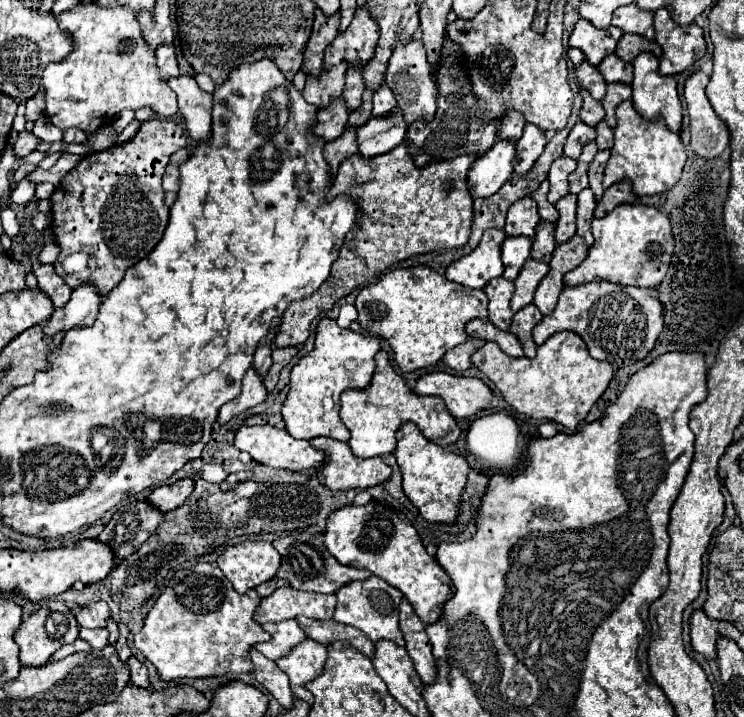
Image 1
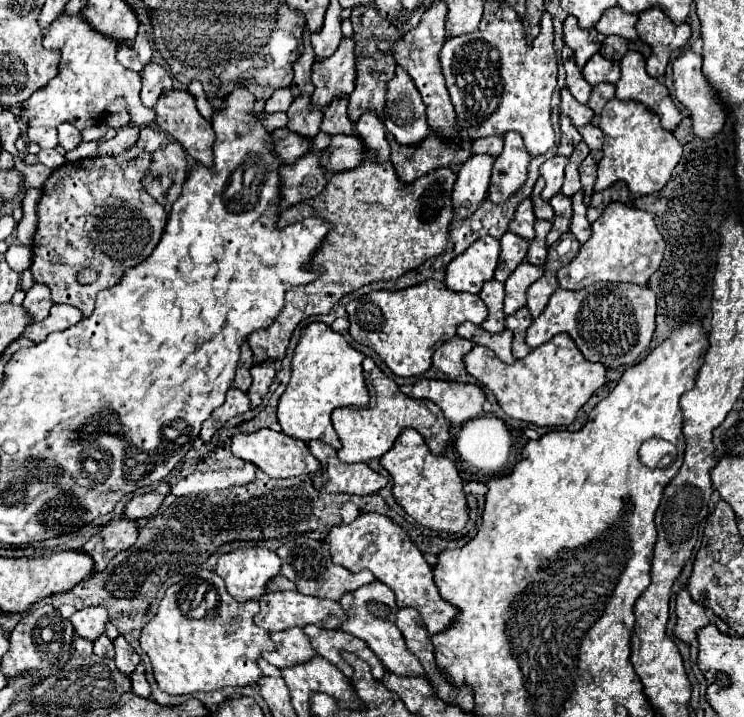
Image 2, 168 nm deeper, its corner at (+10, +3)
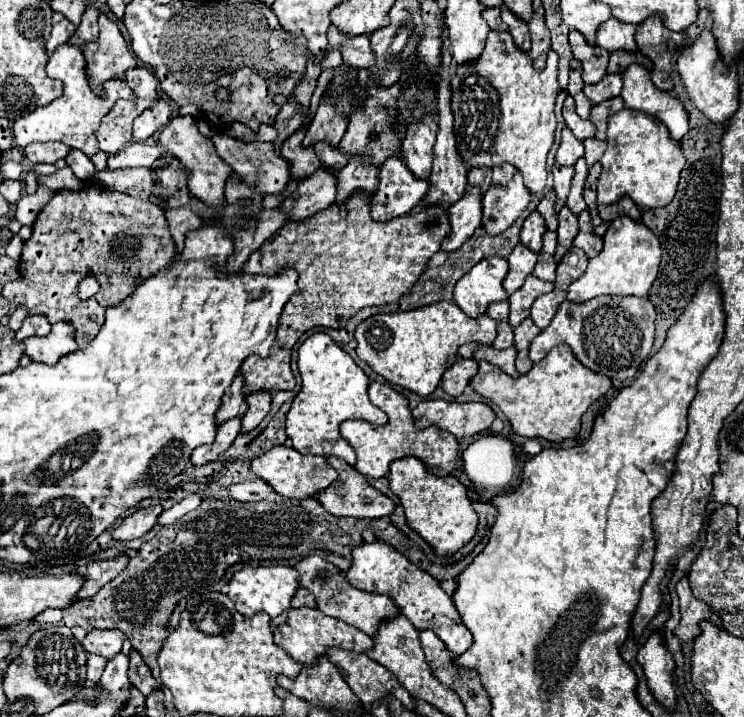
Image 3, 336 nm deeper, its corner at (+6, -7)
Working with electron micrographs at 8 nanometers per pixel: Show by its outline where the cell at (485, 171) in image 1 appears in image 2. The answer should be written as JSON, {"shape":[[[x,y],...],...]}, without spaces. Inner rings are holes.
{"shape":[[[474,155],[458,171],[458,179],[452,189],[452,205],[458,219],[470,217],[482,205],[492,165],[494,159],[490,155]]]}

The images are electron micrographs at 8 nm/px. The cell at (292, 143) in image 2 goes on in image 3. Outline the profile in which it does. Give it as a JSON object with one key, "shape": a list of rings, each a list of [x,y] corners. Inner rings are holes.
{"shape":[[[214,135],[212,137],[214,141],[214,147],[218,151],[218,155],[242,177],[242,181],[246,183],[252,183],[256,185],[256,189],[262,193],[262,195],[268,195],[268,193],[282,193],[284,187],[288,185],[290,181],[290,165],[286,163],[286,159],[282,159],[278,153],[276,153],[276,147],[274,143],[262,143],[262,141],[254,141],[254,143],[242,143],[238,139],[232,139],[232,137],[226,137],[226,135]]]}

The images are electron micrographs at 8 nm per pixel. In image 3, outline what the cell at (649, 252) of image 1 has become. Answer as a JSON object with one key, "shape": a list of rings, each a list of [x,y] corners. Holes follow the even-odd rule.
{"shape":[[[618,215],[604,235],[604,249],[588,261],[586,273],[570,283],[568,299],[574,303],[584,303],[598,295],[648,297],[648,291],[658,275],[660,259],[662,247],[658,237],[640,221],[634,221],[628,215]]]}

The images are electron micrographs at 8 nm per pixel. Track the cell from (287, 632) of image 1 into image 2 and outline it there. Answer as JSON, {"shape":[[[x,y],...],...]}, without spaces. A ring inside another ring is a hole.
{"shape":[[[288,629],[288,633],[274,633],[272,641],[276,645],[276,651],[264,653],[262,657],[278,669],[294,667],[316,657],[316,651],[312,649],[302,629]]]}

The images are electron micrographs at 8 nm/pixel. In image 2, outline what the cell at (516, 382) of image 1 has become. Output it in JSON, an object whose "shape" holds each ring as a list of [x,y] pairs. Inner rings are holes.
{"shape":[[[566,333],[554,335],[546,345],[536,347],[530,355],[518,359],[512,365],[500,361],[494,351],[482,345],[474,345],[464,357],[464,363],[466,371],[496,395],[496,401],[508,417],[534,423],[538,427],[570,425],[576,419],[580,407],[606,381],[606,367],[584,359],[580,349]]]}

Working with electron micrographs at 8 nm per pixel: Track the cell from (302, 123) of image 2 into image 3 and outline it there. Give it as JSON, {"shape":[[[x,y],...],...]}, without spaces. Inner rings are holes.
{"shape":[[[300,127],[294,135],[290,135],[282,145],[282,157],[290,163],[294,179],[304,179],[320,167],[314,147],[302,147],[302,139],[304,127]]]}

